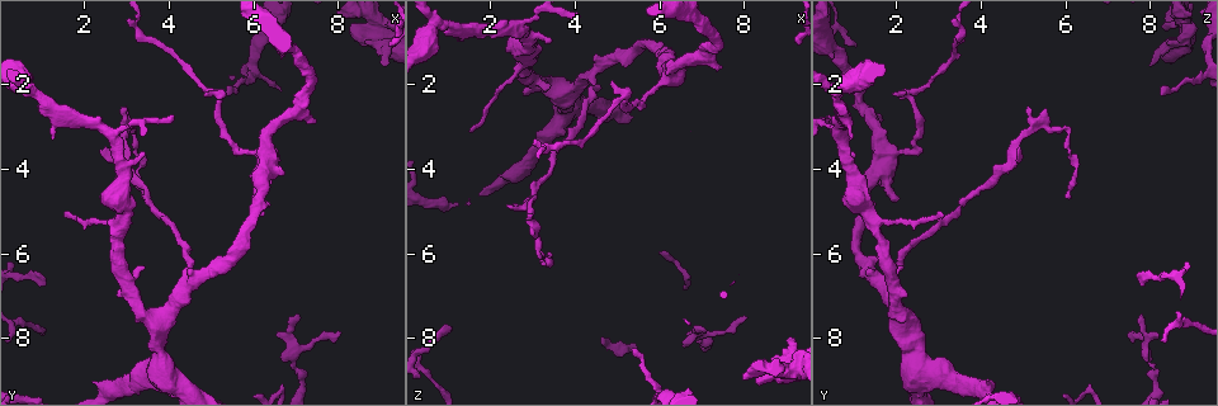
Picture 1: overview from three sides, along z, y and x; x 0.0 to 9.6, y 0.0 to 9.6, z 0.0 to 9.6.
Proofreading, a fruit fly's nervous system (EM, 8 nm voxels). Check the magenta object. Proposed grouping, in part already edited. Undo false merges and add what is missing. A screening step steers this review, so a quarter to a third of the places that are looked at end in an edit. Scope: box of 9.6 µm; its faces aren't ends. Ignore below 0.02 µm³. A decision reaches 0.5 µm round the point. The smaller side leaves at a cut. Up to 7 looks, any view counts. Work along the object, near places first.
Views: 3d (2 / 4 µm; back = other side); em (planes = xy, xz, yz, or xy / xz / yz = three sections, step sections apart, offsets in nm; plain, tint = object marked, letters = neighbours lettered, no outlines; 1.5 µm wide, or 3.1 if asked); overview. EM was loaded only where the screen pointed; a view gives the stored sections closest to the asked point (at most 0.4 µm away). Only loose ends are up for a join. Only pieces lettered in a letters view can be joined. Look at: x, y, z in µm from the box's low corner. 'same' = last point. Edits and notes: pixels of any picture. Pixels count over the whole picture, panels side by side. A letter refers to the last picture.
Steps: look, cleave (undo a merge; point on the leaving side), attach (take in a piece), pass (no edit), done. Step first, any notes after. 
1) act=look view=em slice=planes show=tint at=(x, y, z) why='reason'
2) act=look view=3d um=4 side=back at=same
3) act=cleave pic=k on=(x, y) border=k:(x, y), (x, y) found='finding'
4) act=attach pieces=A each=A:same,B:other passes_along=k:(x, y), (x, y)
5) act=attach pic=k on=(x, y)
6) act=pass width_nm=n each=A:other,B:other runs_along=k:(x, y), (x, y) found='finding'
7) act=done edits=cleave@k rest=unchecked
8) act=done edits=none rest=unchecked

act=look view=3d um=4 at=(6.50, 7.95, 8.20) why='branch stops here'

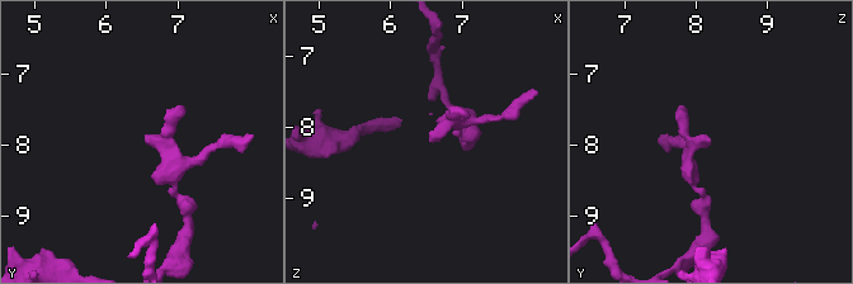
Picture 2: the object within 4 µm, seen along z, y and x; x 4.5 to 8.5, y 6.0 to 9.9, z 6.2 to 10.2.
act=look view=em slice=planes show=tint at=(6.55, 7.85, 8.15) why='now the EM'

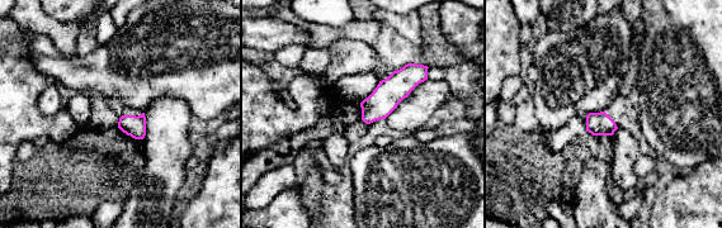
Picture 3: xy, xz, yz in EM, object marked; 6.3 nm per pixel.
act=look view=em slice=planes show=letters at=same why='see the neighbours'

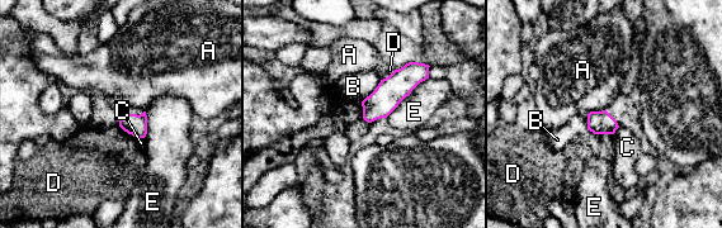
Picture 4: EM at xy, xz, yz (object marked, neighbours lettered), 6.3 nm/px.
act=pass width_nm=130 each=A:other,B:other,C:other,D:other,E:other runs_along=4:(425, 69), (411, 74), (366, 115) found='no lettered piece goes on from it'

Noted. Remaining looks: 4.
act=look view=em slice=xy step=8 show=letters at=(2.40, 3.60, 4.90)

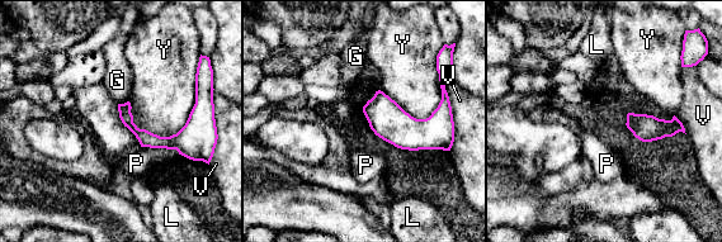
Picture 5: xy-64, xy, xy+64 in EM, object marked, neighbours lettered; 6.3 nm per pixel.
act=pass each=G:other,L:other,P:other,V:other,Y:other border=5:(128, 100), (118, 104) found='no lettered piece goes on from it'

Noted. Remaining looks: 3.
act=look view=em slice=planes show=letters at=(1.55, 5.10, 3.10) why='thin end'

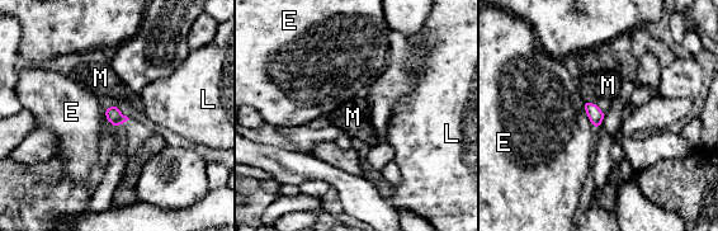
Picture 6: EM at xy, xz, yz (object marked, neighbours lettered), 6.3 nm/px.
act=pass each=E:other,L:other,M:other border=6:(585, 103), (585, 113), (595, 127) found='none of them fits'

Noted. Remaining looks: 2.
act=done edits=none rest=unchecked

